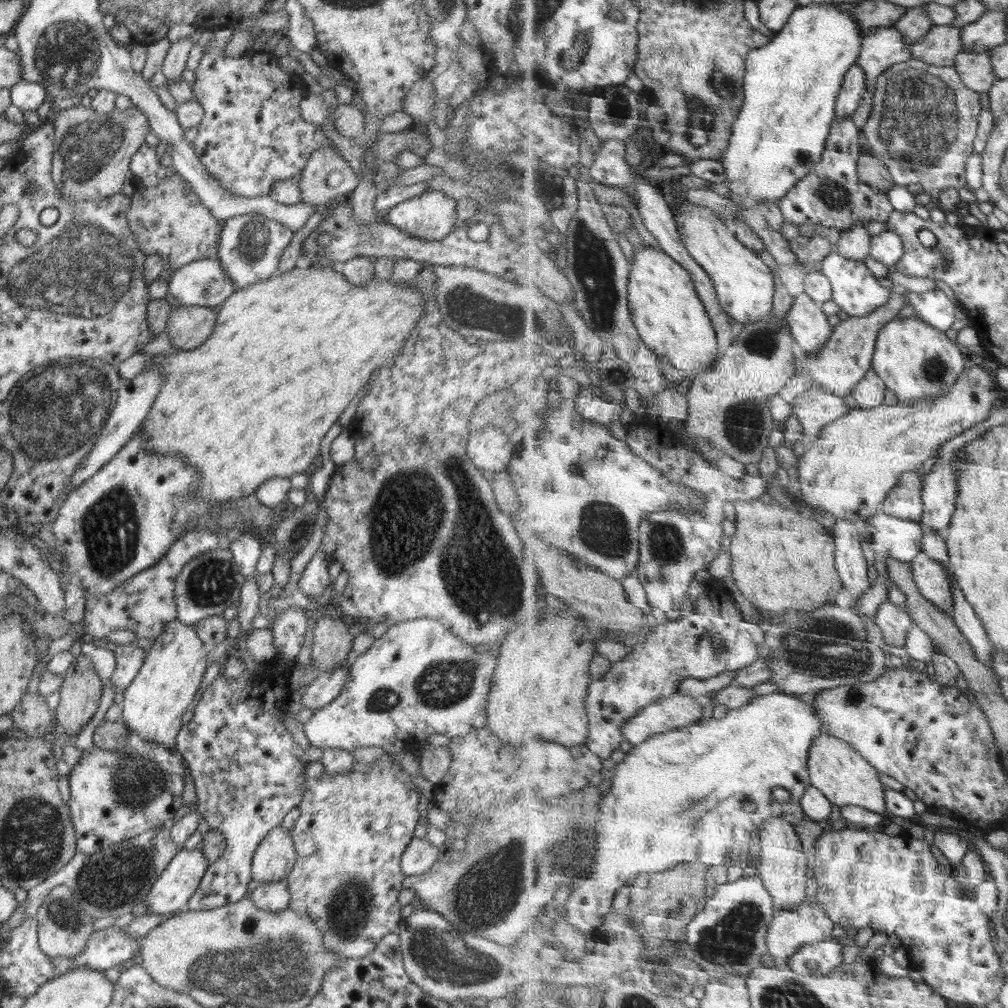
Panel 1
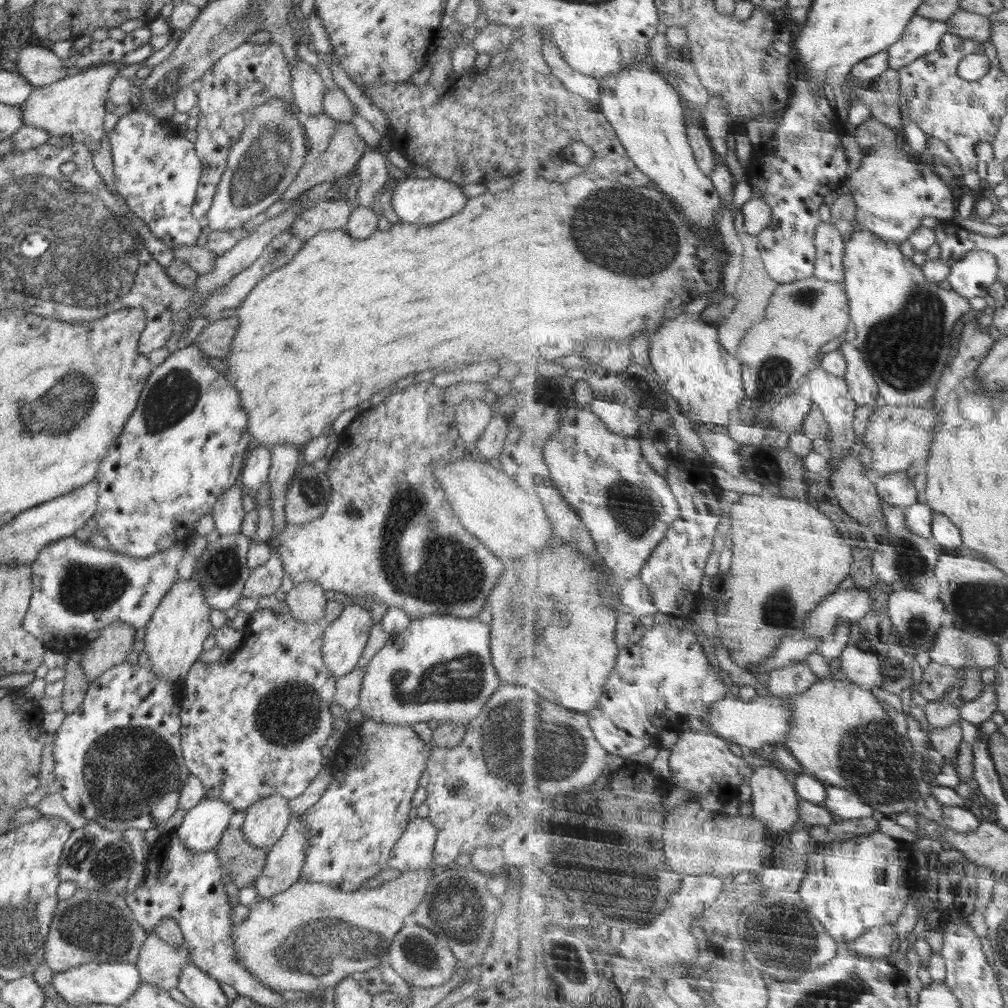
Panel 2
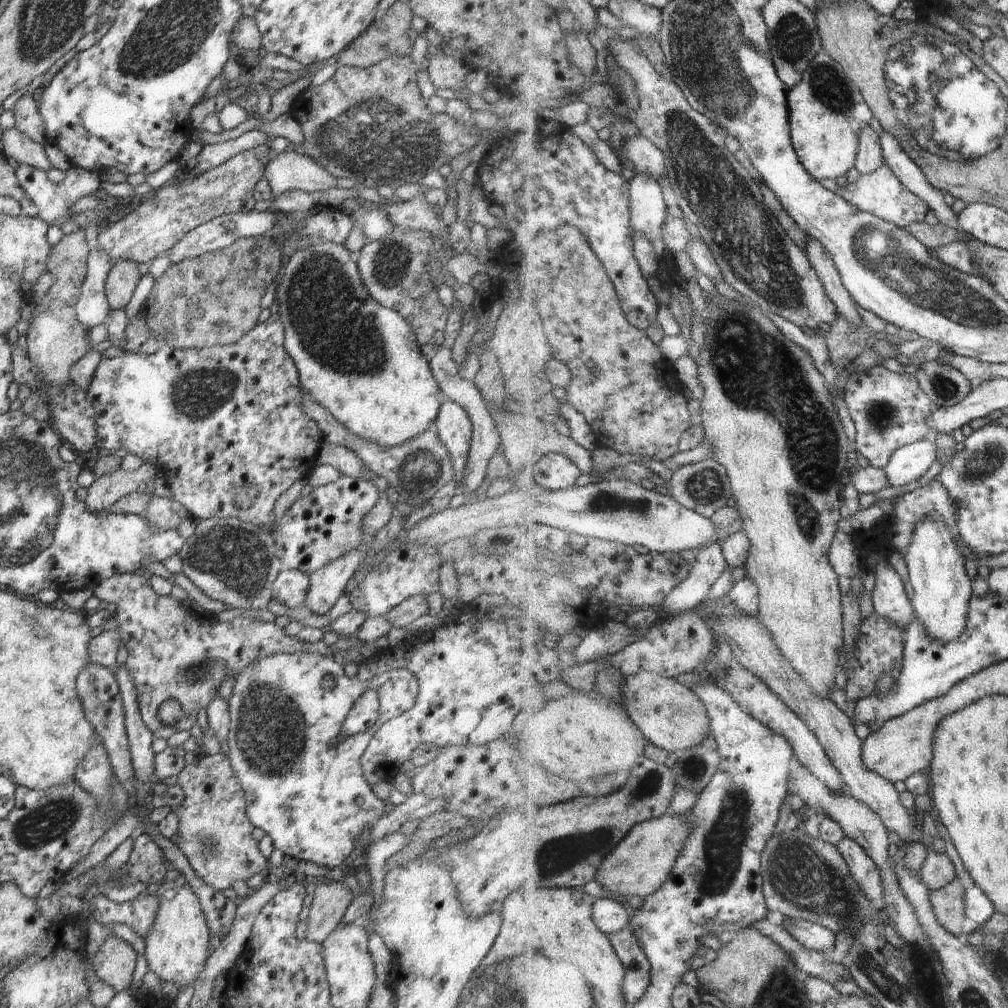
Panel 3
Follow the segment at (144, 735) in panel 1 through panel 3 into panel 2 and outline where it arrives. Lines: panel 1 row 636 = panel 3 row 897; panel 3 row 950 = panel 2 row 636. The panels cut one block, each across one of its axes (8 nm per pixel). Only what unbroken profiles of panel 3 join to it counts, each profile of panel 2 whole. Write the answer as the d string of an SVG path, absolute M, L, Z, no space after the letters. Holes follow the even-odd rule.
M178 580L168 594L162 597L160 606L152 614L150 622L145 628L145 650L148 653L148 665L166 682L181 686L190 667L205 652L202 648L204 640L210 636L213 627L210 620L210 606L206 604L204 592L198 580Z

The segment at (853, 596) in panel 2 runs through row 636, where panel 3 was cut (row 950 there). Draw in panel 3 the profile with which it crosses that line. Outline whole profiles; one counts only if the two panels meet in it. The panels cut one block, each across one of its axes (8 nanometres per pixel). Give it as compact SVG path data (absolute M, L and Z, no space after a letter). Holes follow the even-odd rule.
M786 917L782 926L812 950L826 952L836 940L833 929L814 921Z

